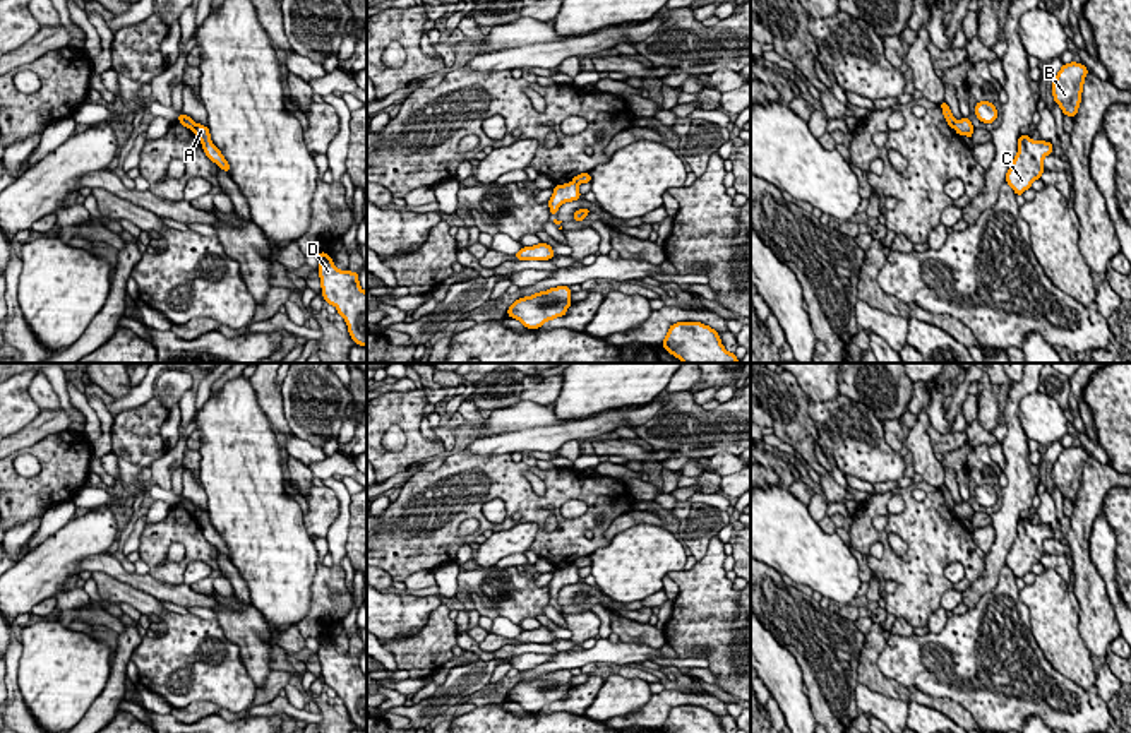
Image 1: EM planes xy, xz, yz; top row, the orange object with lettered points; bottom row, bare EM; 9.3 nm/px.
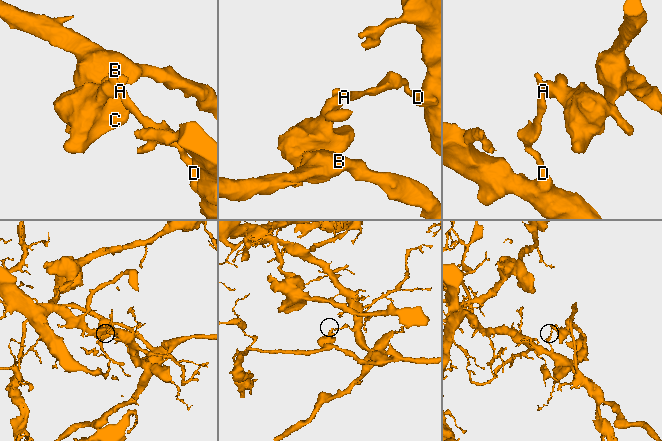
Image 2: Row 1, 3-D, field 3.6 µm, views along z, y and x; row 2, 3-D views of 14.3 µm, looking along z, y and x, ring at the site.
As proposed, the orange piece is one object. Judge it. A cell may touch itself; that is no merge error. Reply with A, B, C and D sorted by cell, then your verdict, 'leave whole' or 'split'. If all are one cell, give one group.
A D / B C; split

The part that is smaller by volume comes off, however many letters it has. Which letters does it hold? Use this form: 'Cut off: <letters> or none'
Cut off: B, C

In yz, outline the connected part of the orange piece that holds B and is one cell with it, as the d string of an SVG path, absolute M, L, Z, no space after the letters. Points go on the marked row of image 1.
M1071 62L1062 65L1052 80L1054 103L1059 104L1062 115L1076 116L1086 74L1088 69L1083 63Z

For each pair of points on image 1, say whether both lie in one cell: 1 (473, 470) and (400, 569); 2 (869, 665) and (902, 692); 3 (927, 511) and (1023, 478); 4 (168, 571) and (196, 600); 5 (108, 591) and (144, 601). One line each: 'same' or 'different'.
1: same
2: same
3: different
4: different
5: same

